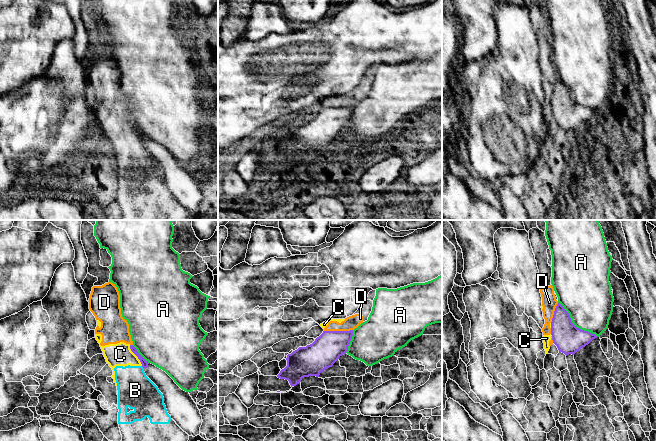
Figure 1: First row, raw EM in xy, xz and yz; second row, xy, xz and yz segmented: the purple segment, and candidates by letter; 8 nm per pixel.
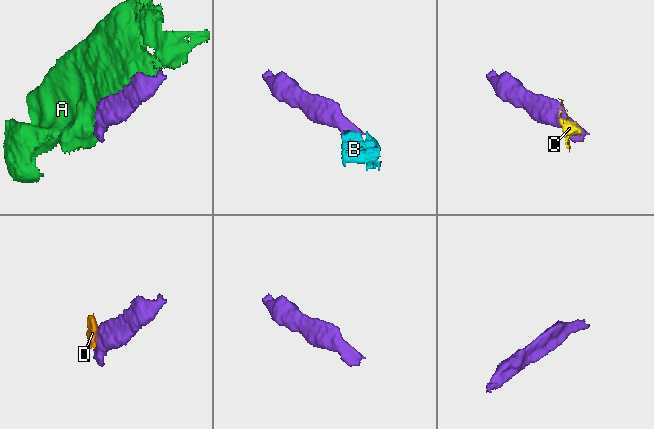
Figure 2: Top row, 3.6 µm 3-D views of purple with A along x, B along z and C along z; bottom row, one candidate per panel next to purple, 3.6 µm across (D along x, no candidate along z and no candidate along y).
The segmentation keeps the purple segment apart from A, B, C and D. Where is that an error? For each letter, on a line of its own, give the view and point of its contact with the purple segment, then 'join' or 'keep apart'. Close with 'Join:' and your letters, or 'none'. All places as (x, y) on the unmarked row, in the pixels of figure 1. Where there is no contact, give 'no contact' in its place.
A: yz (574, 101) | keep apart
B: no contact | keep apart
C: xy (135, 130) | keep apart
D: xz (338, 107) | keep apart
Join: none

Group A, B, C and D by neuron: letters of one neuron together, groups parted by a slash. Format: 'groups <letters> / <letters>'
groups A / B C D

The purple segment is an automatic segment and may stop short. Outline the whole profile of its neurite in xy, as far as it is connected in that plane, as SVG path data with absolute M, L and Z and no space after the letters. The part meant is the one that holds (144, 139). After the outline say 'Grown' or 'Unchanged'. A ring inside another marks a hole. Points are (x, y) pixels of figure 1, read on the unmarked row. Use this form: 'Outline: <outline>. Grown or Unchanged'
Outline: M130 121L130 125L140 136L146 152L163 170L171 195L189 212L199 211L203 196L189 168L182 166L165 147L146 137L133 121Z. Grown

